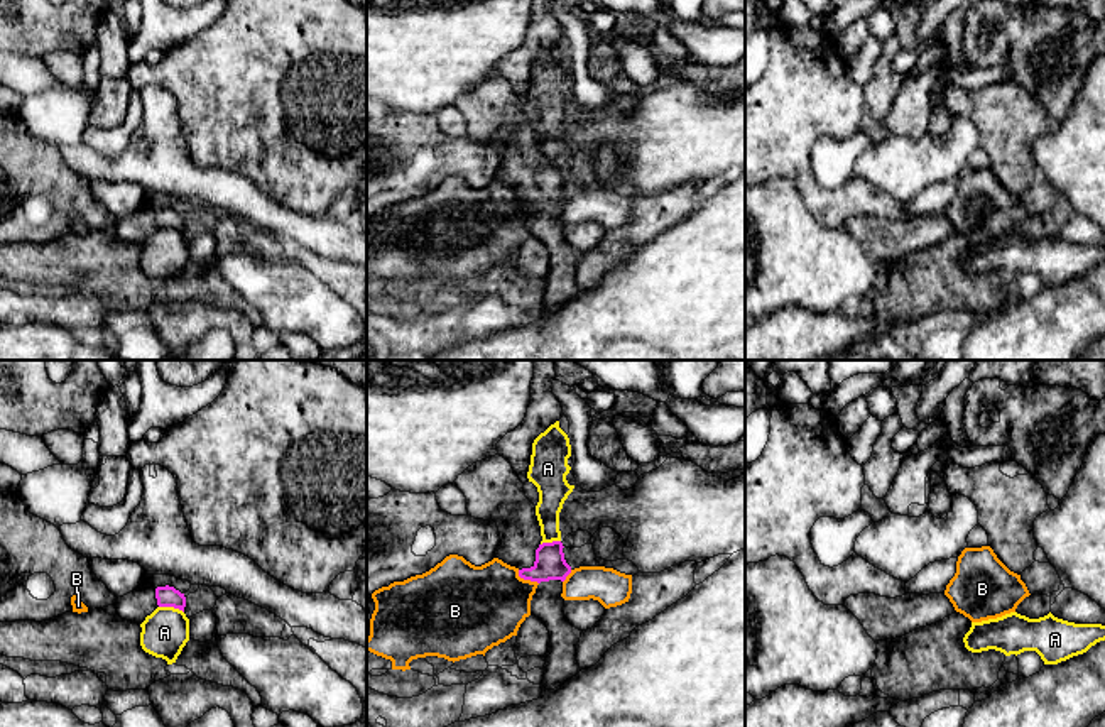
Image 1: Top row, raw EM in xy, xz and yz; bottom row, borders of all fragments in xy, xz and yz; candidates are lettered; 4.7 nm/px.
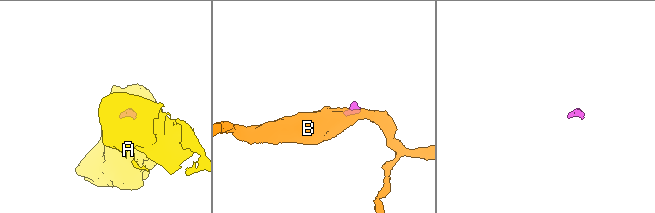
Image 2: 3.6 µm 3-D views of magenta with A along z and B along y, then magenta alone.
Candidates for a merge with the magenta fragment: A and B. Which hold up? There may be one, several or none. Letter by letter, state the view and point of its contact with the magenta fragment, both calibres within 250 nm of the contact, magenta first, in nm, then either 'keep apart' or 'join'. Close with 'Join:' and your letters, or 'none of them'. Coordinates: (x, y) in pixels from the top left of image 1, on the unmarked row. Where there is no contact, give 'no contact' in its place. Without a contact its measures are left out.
A: meets magenta in xy at (171, 227); 100 nm thick on the magenta side, 220 nm on the other; keep apart
B: meets magenta in xz at (526, 200); 150 nm thick on the magenta side, 380 nm on the other; keep apart
Join: none of them

